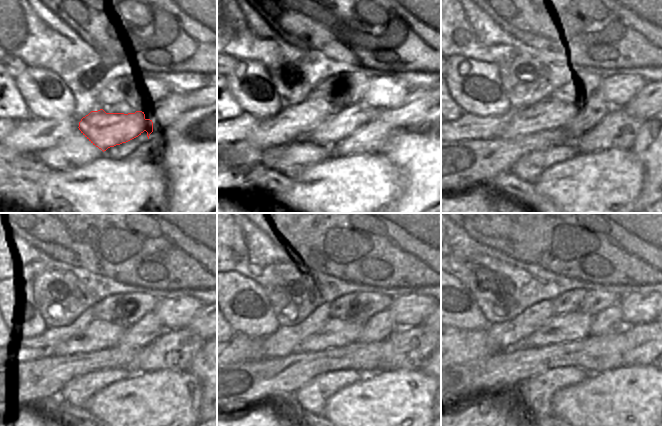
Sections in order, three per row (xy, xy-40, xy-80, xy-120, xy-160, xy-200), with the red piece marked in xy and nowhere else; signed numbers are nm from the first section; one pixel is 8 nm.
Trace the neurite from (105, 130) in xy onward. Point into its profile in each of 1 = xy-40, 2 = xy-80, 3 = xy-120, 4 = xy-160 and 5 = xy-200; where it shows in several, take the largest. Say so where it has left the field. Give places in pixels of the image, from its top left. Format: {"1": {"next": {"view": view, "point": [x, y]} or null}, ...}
{"1": {"next": {"view": "xy-40", "point": [343, 123]}}, "2": {"next": {"view": "xy-80", "point": [585, 114]}}, "3": {"next": {"view": "xy-120", "point": [142, 334]}}, "4": {"next": {"view": "xy-160", "point": [381, 325]}}, "5": {"next": {"view": "xy-200", "point": [611, 320]}}}

